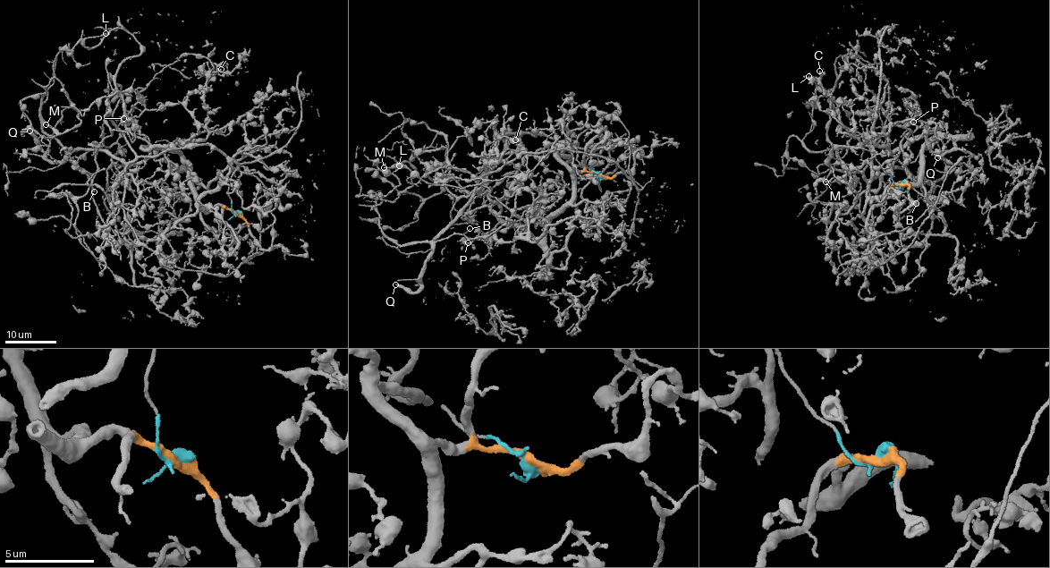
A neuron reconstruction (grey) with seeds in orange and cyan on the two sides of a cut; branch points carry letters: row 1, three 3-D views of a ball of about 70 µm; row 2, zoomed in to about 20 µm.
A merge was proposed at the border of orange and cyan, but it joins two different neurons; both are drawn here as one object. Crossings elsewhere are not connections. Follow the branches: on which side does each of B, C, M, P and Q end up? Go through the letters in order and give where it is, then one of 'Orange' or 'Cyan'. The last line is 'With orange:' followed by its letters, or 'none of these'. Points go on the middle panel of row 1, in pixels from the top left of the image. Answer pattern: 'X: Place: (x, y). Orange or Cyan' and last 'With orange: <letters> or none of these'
B: Place: (469, 228). Cyan
C: Place: (515, 139). Orange
M: Place: (384, 167). Cyan
P: Place: (468, 242). Orange
Q: Place: (395, 284). Cyan
With orange: C, P

